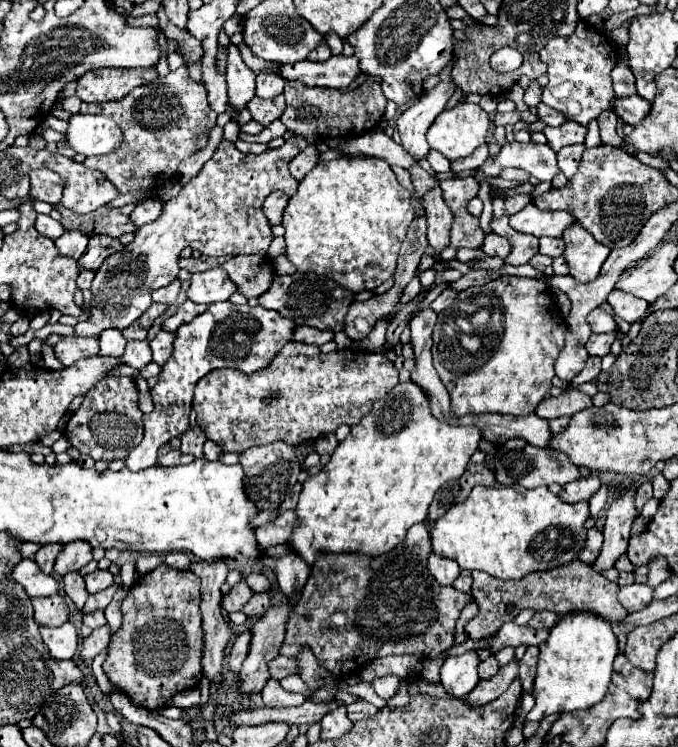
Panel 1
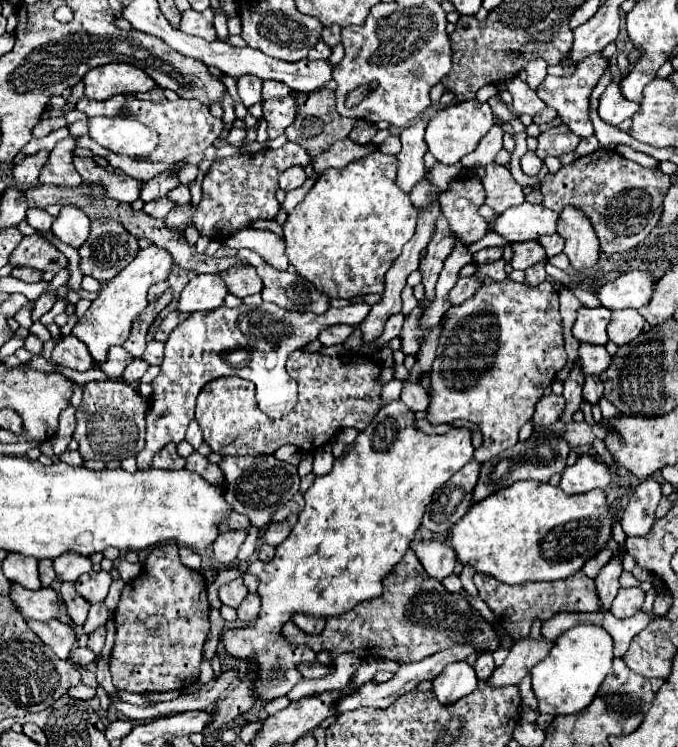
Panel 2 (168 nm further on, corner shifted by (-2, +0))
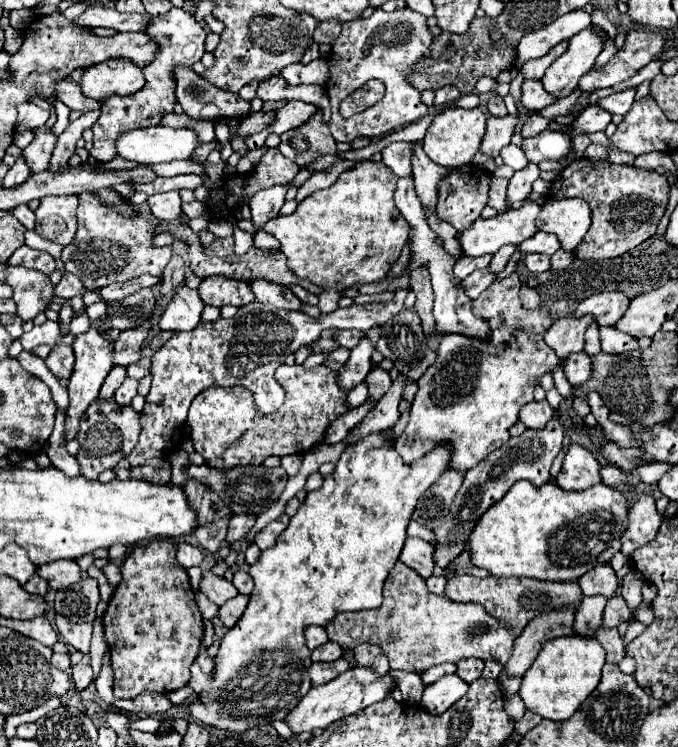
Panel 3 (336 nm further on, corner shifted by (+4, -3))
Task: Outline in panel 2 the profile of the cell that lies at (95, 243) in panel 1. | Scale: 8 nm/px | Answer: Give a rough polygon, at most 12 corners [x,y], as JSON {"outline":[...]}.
{"outline":[[119,221],[91,223],[79,269],[109,281],[139,253]]}

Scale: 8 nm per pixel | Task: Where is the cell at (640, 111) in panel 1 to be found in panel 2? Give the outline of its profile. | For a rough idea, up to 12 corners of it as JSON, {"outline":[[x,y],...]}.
{"outline":[[617,83],[599,99],[599,117],[609,125],[635,115],[639,103],[627,101]]}

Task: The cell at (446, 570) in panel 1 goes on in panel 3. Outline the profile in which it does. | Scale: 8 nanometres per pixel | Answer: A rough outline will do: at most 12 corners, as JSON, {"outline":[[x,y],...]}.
{"outline":[[407,538],[399,560],[427,580],[435,546]]}

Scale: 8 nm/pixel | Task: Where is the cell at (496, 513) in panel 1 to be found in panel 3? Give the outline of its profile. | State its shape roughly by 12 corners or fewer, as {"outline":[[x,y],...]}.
{"outline":[[517,482],[473,528],[495,578],[577,582],[621,548],[627,498]]}

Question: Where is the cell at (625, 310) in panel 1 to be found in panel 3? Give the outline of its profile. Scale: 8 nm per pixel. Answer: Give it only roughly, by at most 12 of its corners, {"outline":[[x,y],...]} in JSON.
{"outline":[[599,326],[601,348],[623,354],[639,348],[633,336],[615,326]]}

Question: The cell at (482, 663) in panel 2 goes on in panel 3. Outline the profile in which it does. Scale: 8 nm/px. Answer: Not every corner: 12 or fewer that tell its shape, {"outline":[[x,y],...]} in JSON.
{"outline":[[477,658],[457,662],[457,676],[465,682],[481,678],[483,662]]}

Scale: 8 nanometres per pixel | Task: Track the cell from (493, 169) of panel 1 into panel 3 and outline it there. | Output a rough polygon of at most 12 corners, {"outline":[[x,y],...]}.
{"outline":[[529,162],[509,180],[509,202],[525,200],[539,178],[537,164]]}

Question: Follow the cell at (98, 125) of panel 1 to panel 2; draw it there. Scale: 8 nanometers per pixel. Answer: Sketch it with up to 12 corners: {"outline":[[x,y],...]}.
{"outline":[[89,117],[101,147],[149,155],[157,133],[133,119]]}

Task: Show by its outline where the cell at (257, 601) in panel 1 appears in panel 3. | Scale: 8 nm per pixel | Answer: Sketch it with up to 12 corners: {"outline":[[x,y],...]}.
{"outline":[[237,594],[219,610],[219,620],[233,628],[249,604],[249,596]]}

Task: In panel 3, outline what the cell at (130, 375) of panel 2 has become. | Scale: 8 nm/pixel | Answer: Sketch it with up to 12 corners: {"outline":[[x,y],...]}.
{"outline":[[125,378],[117,388],[117,404],[131,404],[137,396],[137,380]]}

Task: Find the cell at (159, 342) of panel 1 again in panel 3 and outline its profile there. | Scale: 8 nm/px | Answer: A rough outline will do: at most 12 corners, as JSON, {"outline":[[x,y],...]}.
{"outline":[[151,358],[127,366],[127,376],[141,380],[151,370]]}

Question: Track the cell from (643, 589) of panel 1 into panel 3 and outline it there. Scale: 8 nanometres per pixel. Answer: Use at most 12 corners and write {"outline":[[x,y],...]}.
{"outline":[[621,594],[605,606],[603,624],[617,628],[631,614]]}

